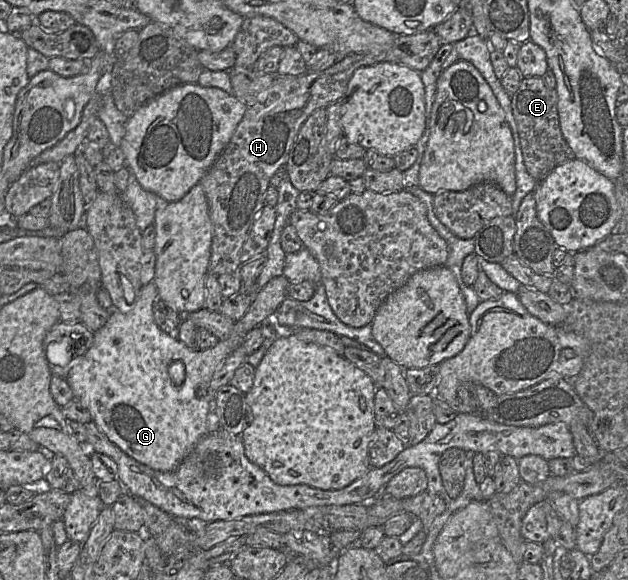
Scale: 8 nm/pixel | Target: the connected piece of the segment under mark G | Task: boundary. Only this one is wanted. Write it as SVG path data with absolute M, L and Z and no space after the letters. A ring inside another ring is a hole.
M280 275L258 289L246 314L235 322L230 336L207 350L192 350L176 336L169 335L158 327L153 317L153 304L158 296L156 284L151 281L143 285L135 303L131 304L133 309L128 313L114 309L106 324L94 332L92 346L82 356L71 361L71 369L66 380L74 397L90 411L93 422L103 434L128 456L153 470L175 470L204 435L220 428L213 412L213 402L199 398L197 390L199 387L208 387L217 368L242 344L249 331L272 320L278 307L287 297L288 285L287 278ZM176 360L181 360L185 365L185 380L181 386L175 386L168 375L169 365Z

